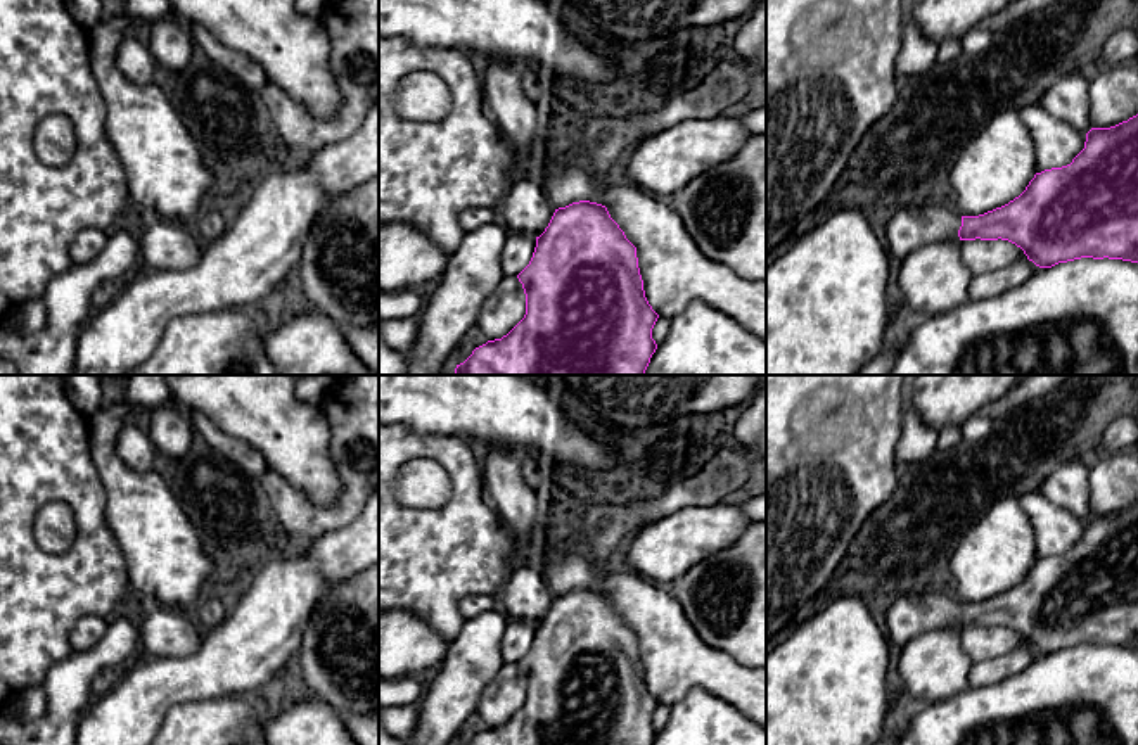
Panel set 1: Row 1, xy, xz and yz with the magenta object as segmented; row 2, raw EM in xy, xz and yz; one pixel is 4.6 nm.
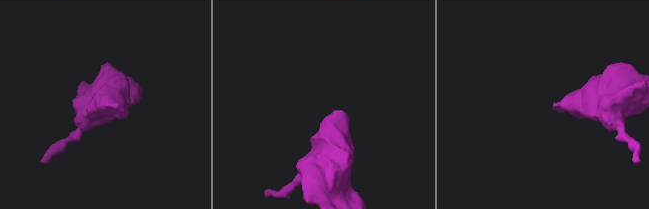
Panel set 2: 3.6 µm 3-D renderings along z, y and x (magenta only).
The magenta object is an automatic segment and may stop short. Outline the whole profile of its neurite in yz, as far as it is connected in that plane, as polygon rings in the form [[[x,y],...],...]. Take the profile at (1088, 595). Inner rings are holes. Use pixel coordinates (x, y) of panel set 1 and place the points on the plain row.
[[[1138,501],[1110,515],[1091,515],[1086,520],[1084,536],[1071,551],[1036,560],[1026,577],[1001,595],[979,603],[960,603],[946,593],[903,595],[891,605],[884,621],[891,641],[899,648],[915,636],[941,627],[1001,626],[1020,634],[1027,646],[1039,655],[1081,645],[1138,650]]]

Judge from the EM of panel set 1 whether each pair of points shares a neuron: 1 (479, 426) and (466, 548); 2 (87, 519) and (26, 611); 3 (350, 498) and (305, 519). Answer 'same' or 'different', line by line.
1: different
2: same
3: same

